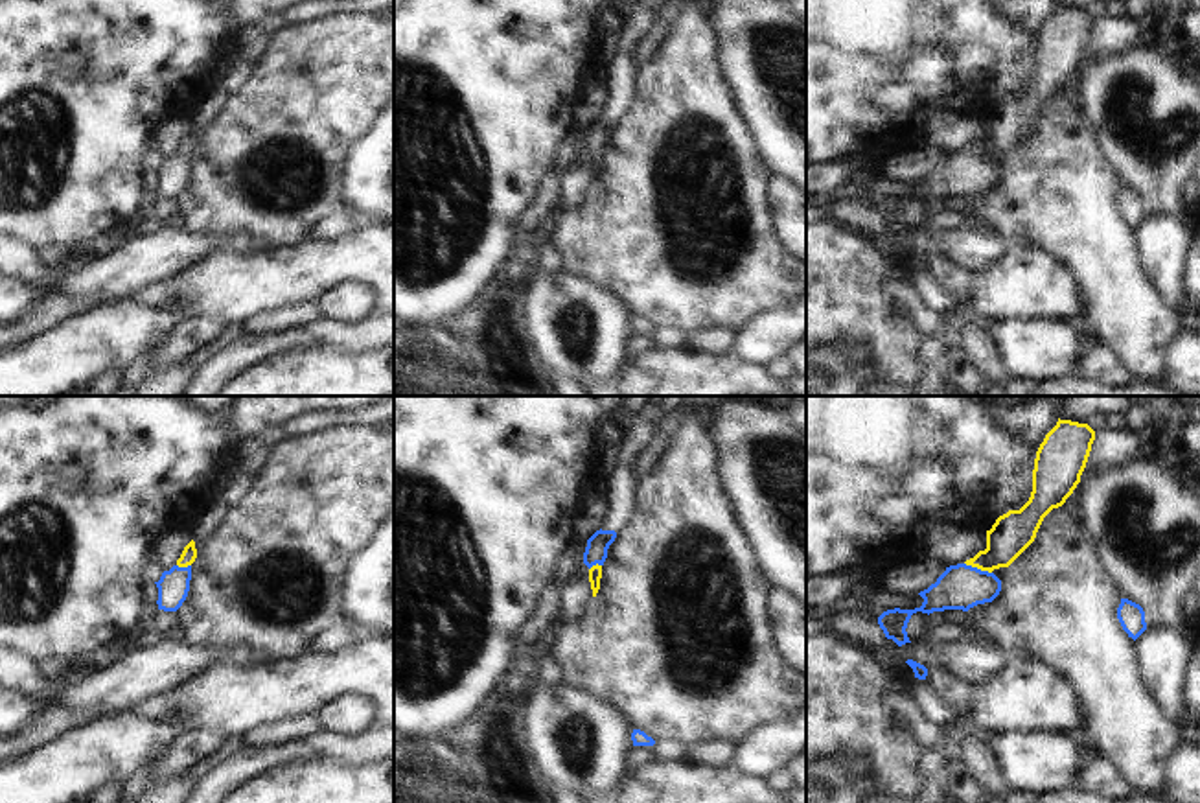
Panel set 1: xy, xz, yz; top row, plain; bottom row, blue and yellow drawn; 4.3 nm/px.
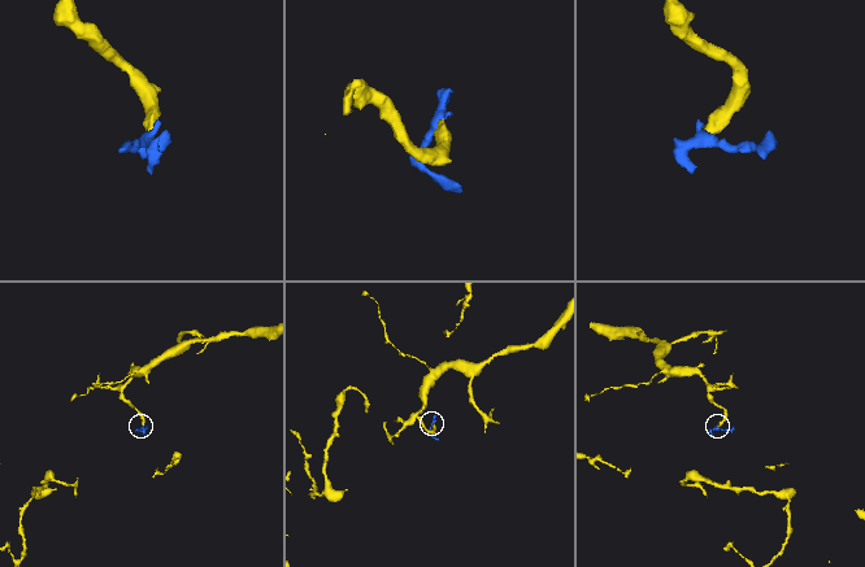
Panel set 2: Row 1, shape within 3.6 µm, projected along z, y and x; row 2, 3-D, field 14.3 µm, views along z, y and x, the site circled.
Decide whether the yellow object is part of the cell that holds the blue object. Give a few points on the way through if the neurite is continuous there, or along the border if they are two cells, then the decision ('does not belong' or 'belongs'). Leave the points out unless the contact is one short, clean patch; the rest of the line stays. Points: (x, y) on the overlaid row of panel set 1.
runs through yz (961, 586), (976, 568), (1013, 533); belongs

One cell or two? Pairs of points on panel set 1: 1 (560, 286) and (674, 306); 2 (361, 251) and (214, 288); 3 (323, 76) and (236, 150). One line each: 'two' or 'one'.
1: two
2: one
3: one

